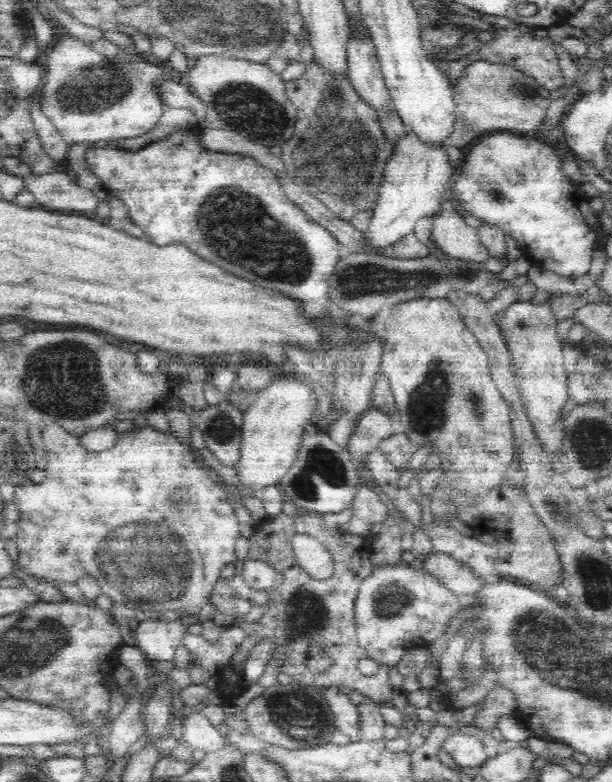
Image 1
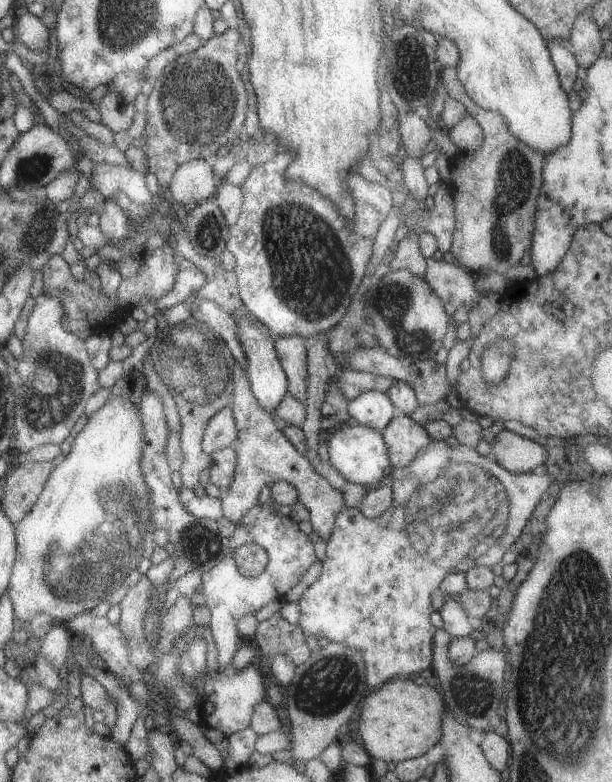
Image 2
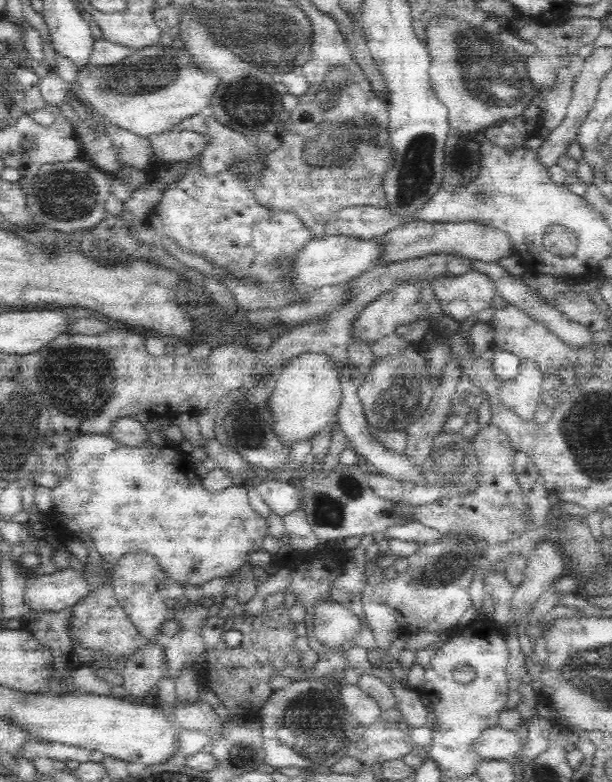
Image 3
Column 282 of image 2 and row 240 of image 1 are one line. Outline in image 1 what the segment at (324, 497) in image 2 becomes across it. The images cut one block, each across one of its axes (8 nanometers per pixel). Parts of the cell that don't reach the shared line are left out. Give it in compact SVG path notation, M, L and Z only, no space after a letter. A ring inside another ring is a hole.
M448 206L434 218L432 240L448 258L478 264L486 264L490 260L490 252L480 242L478 230Z

